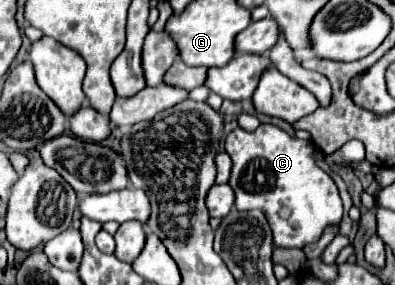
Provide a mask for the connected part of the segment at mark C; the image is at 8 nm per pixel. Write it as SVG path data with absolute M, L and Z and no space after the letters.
M261 123L255 131L241 127L231 131L225 139L225 151L233 159L229 185L235 191L235 207L239 211L261 209L271 225L277 247L317 243L327 227L341 223L341 197L333 179L317 167L313 159L315 145L311 141L289 137L283 129Z

